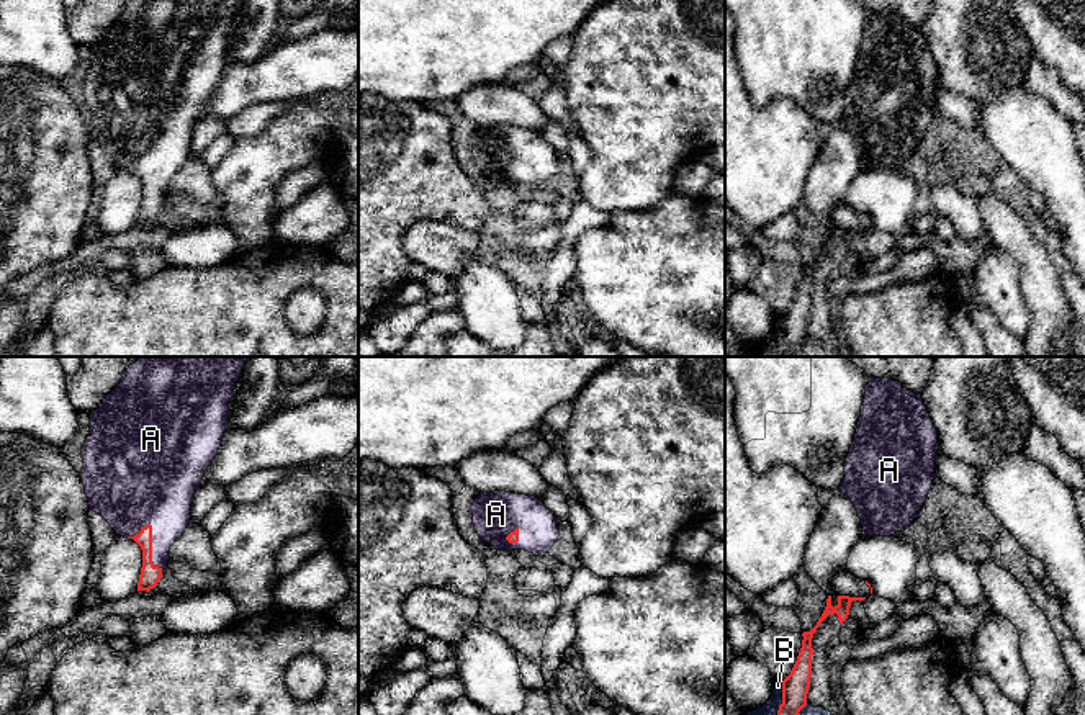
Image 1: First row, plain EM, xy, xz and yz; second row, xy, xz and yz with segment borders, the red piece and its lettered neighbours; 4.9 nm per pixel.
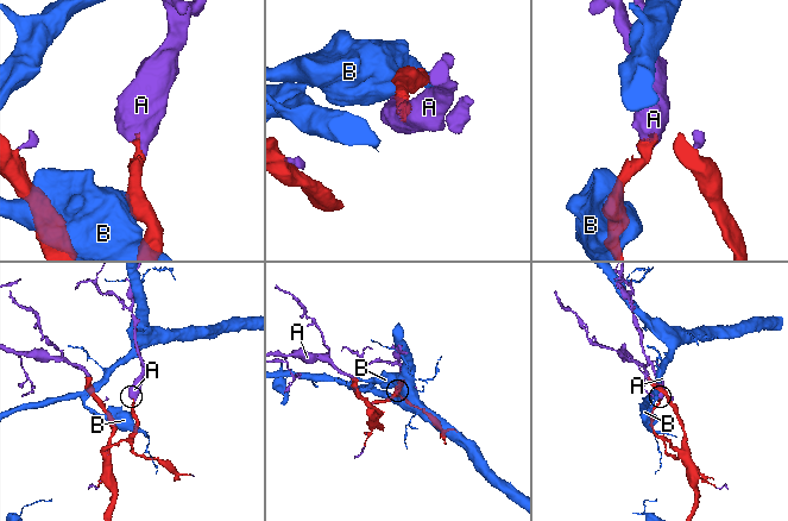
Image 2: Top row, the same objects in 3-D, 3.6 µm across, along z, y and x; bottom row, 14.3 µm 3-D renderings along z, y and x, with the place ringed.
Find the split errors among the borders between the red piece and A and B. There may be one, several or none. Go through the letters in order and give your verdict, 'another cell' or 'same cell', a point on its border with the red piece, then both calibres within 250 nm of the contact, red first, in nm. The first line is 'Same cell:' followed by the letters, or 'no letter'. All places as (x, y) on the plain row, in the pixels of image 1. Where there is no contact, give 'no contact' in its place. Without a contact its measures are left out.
Same cell: A
A: same cell | xy (151, 180) | 100/280 nm
B: another cell | yz (783, 336) | 130/140 nm

